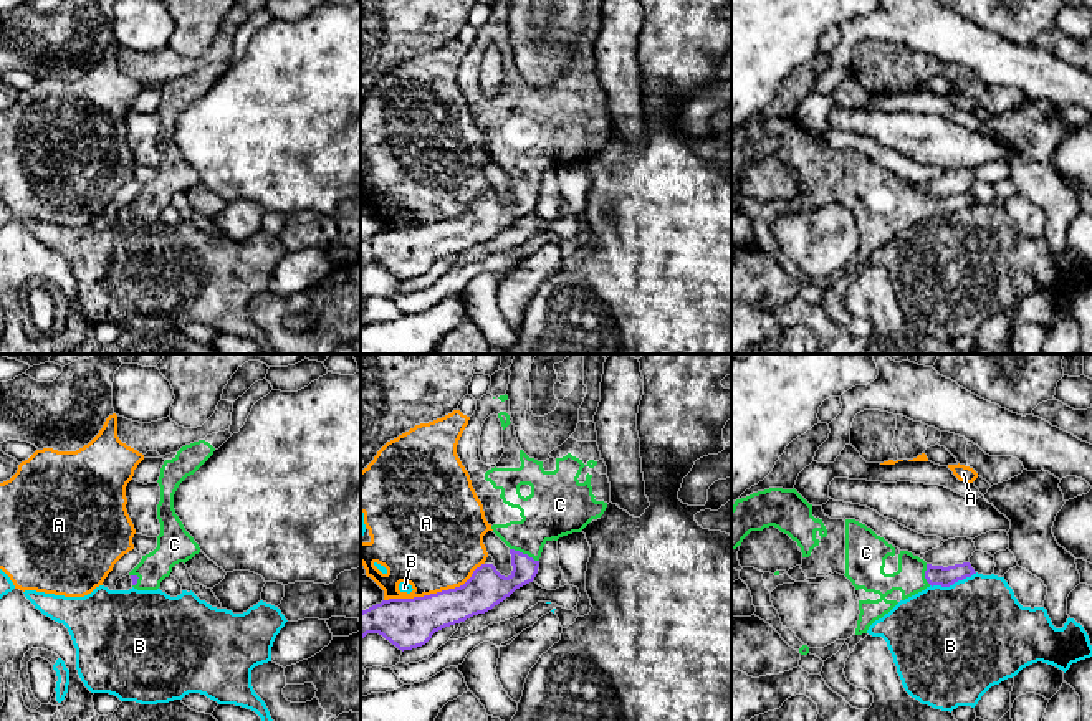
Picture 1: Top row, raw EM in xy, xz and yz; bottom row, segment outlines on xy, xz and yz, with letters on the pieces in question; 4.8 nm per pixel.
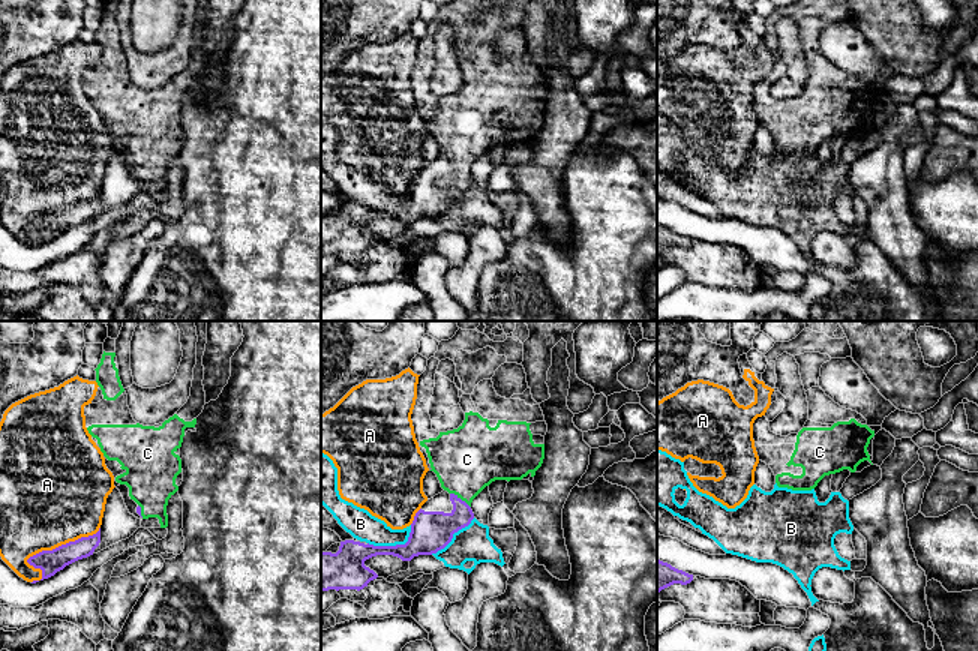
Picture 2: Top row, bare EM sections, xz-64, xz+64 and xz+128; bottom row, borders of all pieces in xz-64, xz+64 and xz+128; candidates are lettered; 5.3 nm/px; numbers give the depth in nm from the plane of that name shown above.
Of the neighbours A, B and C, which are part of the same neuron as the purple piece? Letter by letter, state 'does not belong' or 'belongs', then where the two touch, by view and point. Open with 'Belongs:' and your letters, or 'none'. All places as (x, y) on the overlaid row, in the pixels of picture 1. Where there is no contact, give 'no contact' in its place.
Belongs: C
A: does not belong | xz (434, 594)
B: does not belong | yz (953, 582)
C: belongs | xz (525, 554)

